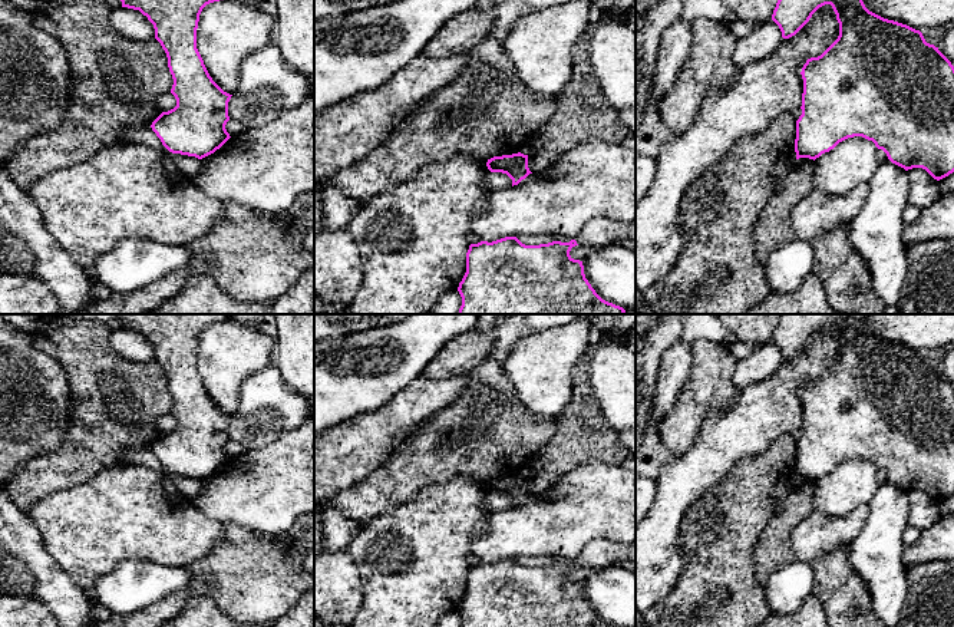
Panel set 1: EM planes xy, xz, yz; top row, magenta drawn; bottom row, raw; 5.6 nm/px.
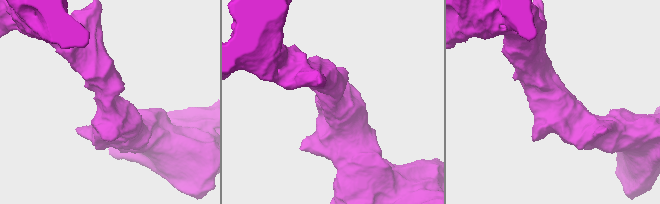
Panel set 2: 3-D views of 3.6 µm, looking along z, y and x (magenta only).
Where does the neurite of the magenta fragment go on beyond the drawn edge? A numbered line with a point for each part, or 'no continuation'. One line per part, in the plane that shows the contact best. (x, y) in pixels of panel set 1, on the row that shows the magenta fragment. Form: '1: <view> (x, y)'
no continuation

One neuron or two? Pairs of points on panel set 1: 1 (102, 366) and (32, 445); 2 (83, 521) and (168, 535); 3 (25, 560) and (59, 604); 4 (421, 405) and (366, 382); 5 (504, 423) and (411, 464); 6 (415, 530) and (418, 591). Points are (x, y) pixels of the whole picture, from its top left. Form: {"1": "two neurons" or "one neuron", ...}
{"1": "two neurons", "2": "one neuron", "3": "one neuron", "4": "two neurons", "5": "one neuron", "6": "one neuron"}

